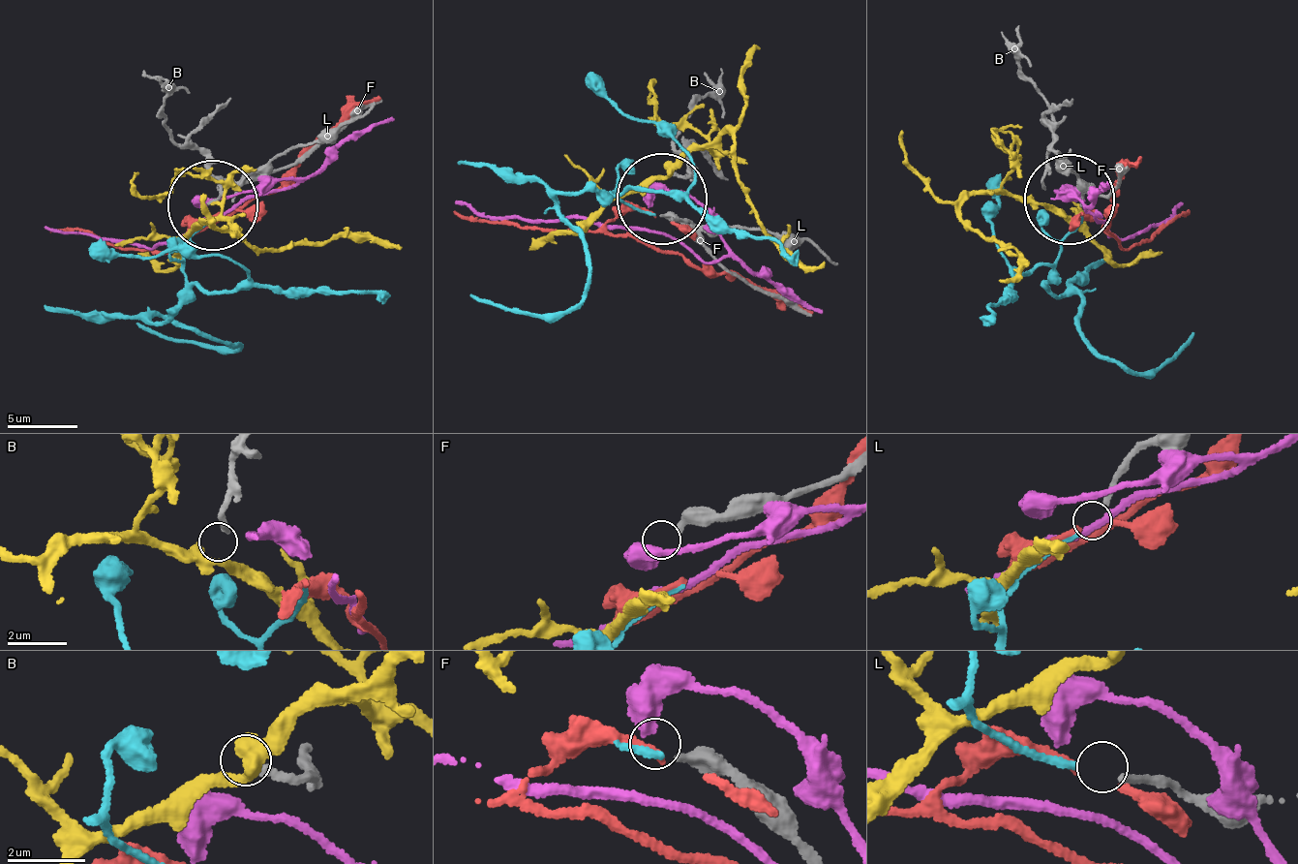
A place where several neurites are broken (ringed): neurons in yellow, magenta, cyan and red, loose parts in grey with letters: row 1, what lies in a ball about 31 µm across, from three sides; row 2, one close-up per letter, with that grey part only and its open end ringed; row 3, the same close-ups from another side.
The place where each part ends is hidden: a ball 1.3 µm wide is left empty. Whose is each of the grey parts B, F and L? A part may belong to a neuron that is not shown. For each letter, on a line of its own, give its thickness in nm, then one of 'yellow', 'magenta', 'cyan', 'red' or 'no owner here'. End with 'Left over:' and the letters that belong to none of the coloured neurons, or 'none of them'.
B: calibre 180 nm; yellow
F: calibre 360 nm; no owner here
L: calibre 180 nm; cyan
Left over: F

